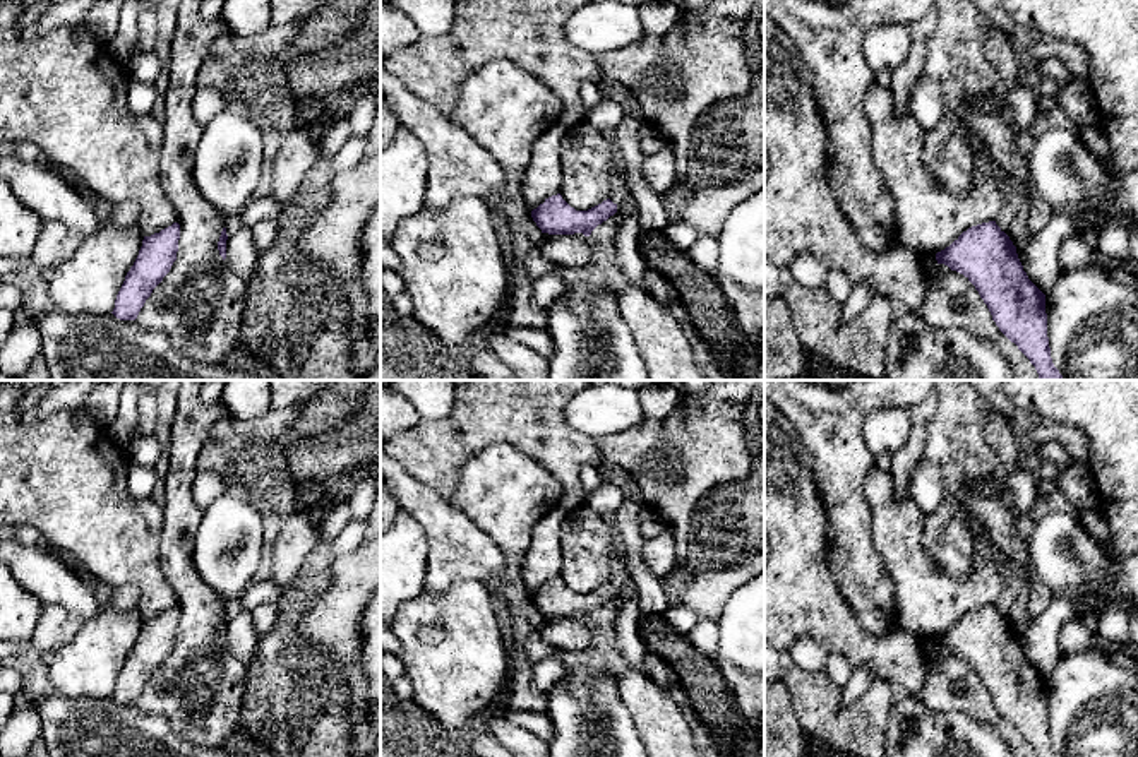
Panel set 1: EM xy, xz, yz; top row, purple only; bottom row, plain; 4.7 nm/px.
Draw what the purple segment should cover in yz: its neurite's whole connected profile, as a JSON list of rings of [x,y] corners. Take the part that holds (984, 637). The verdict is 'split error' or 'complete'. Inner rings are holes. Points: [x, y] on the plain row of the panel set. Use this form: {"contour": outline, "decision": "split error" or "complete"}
{"contour": [[[996,605],[968,611],[949,630],[937,635],[936,644],[963,658],[975,670],[999,714],[1018,730],[1037,757],[1059,757],[1051,742],[1045,678],[1028,663],[1016,630]]], "decision": "complete"}

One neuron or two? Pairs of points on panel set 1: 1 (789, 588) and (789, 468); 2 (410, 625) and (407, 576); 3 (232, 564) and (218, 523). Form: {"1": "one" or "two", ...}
{"1": "one", "2": "two", "3": "one"}

